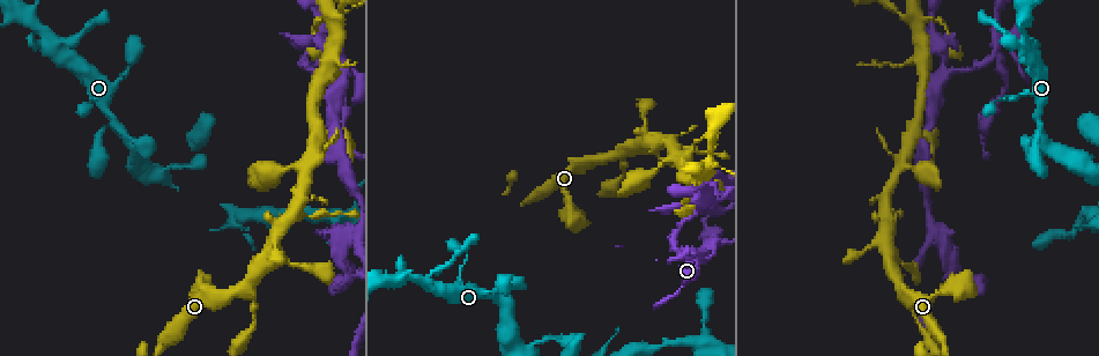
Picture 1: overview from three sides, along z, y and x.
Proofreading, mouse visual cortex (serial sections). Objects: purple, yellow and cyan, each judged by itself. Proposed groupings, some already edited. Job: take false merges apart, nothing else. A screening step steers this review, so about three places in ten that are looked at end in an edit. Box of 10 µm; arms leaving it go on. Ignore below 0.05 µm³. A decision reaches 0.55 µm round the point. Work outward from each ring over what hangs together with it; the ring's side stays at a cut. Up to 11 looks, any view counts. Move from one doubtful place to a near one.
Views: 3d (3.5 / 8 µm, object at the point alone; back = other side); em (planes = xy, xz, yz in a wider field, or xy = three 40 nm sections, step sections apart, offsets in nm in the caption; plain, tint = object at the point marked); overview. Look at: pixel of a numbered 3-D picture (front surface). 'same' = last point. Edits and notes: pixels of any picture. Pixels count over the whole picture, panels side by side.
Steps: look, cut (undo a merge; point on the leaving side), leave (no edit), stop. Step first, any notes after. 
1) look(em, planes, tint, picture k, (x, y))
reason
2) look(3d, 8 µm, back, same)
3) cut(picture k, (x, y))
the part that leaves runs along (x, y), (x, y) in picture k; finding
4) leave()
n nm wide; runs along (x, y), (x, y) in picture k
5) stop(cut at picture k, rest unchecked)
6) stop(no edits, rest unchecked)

look(3d, 3.5 µm, picture 1, (112, 122))
arms run side by side

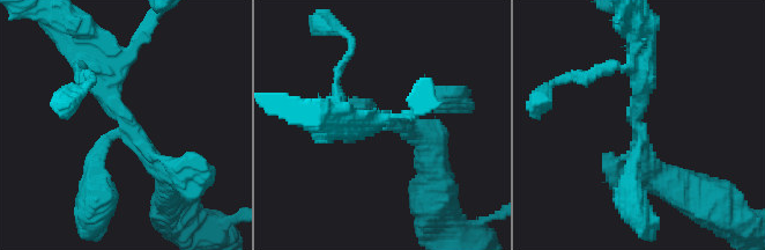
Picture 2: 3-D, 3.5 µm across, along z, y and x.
look(em, xy, step 2, tint, picture 2, (638, 126))
4 arms; arms of 150, 200, 300, 350 nm; now the EM

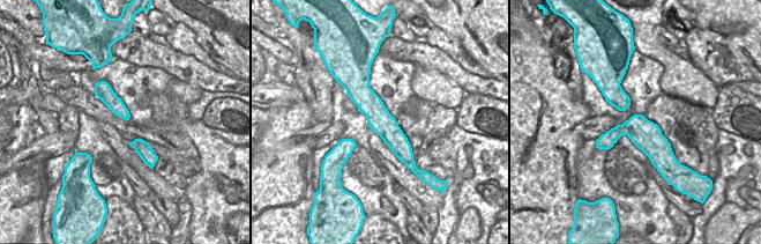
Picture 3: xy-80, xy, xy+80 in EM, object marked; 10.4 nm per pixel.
look(em, xy, step 1, tint, same)

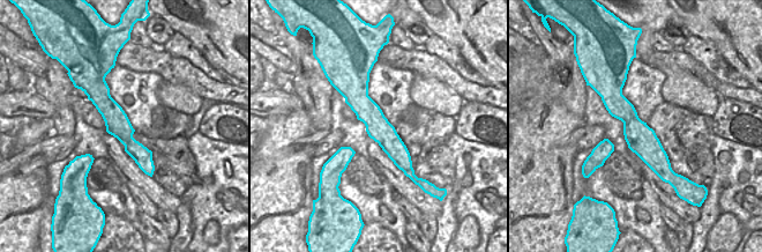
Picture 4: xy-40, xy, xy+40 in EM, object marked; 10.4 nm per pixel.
leave()
runs along (619, 82), (618, 104), (660, 172) in picture 4; continuous, no second cell

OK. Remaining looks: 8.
look(3d, 3.5 µm, picture 1, (54, 43))
arms part here

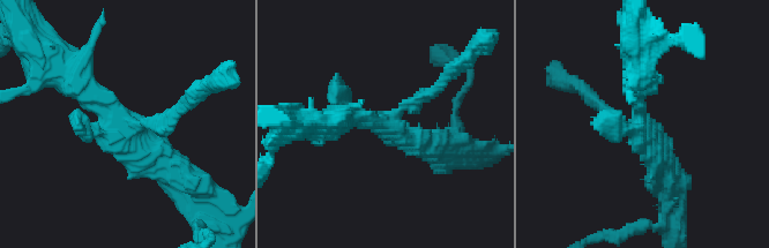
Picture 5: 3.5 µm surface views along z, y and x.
look(em, planes, tint, picture 5, (640, 124))
shape alone is not enough

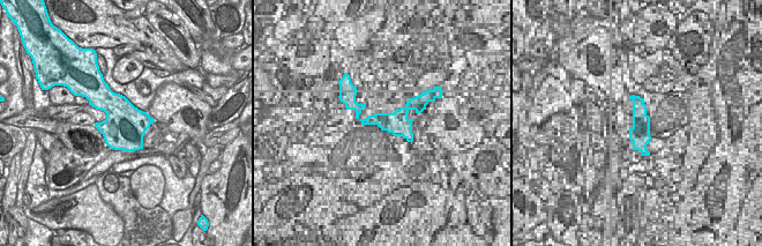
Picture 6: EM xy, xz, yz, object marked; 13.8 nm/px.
leave()
runs along (178, 174), (68, 75) in picture 5; continuous, no second cell

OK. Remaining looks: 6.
look(3d, 8 µm, picture 1, (614, 154))
arms part here

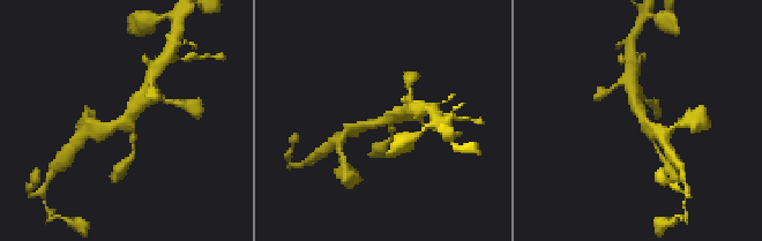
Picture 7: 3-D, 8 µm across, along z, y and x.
look(3d, 3.5 µm, same)
closer look

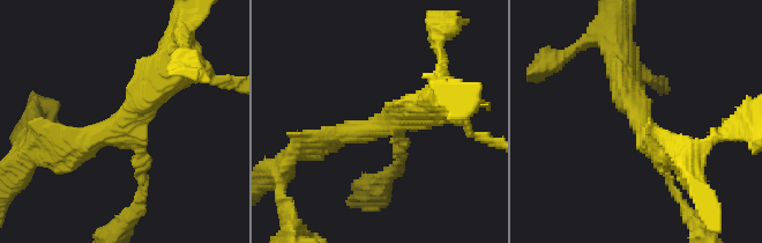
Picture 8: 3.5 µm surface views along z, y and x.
look(em, xy, step 5, tint, picture 8, (644, 125))
3 arms; arms of 100, 300, 400 nm

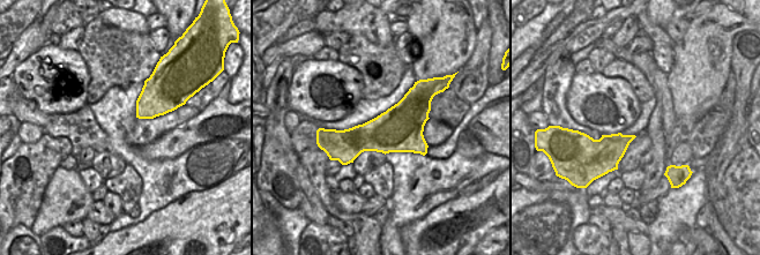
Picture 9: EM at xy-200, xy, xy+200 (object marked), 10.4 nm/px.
leave()
one cell here

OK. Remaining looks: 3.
look(3d, 8 µm, picture 1, (337, 288))
abrupt turn

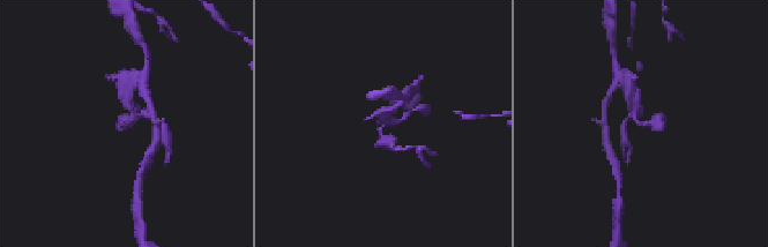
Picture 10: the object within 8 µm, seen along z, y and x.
look(3d, 3.5 µm, same)

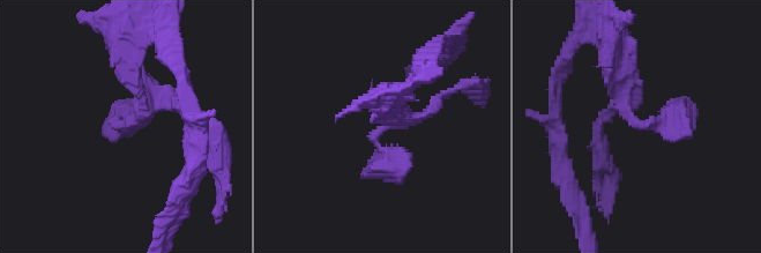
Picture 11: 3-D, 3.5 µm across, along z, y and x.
leave()
one cell here

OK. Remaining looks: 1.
stop(no edits, rest unchecked)

